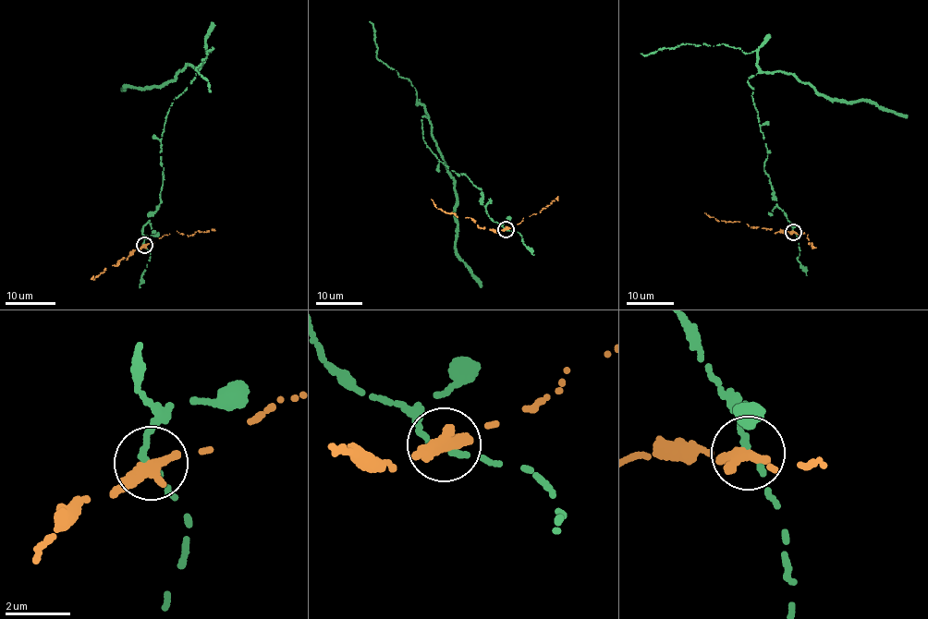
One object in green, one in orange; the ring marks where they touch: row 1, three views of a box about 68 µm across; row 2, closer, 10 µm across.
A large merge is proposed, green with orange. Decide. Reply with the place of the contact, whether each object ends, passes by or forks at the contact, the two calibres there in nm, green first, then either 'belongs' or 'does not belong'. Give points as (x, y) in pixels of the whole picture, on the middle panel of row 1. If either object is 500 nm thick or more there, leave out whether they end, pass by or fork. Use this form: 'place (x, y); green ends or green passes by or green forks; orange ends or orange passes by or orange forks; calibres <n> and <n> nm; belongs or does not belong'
place (506, 229); calibres 150 and 550 nm; does not belong

